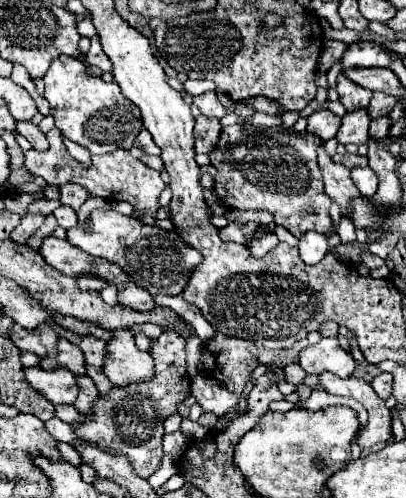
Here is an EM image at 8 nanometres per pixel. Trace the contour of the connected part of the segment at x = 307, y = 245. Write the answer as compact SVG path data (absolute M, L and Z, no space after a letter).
M307 231L299 237L299 255L307 265L317 265L329 251L327 237L317 231Z

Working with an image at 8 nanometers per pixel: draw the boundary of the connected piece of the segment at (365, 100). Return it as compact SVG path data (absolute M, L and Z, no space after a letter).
M343 73L337 79L337 91L339 91L339 101L345 105L347 111L367 107L371 101L371 91L365 91L363 87L357 87L351 79L347 79Z

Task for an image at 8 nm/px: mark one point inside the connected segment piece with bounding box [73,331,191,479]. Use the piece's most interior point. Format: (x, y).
(128, 421)

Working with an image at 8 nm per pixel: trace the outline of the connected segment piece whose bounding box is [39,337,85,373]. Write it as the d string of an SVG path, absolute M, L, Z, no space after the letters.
M57 339L57 355L53 359L39 359L39 365L43 369L53 369L53 367L65 367L71 373L85 373L85 357L81 355L81 349L77 349L73 343L67 339Z

